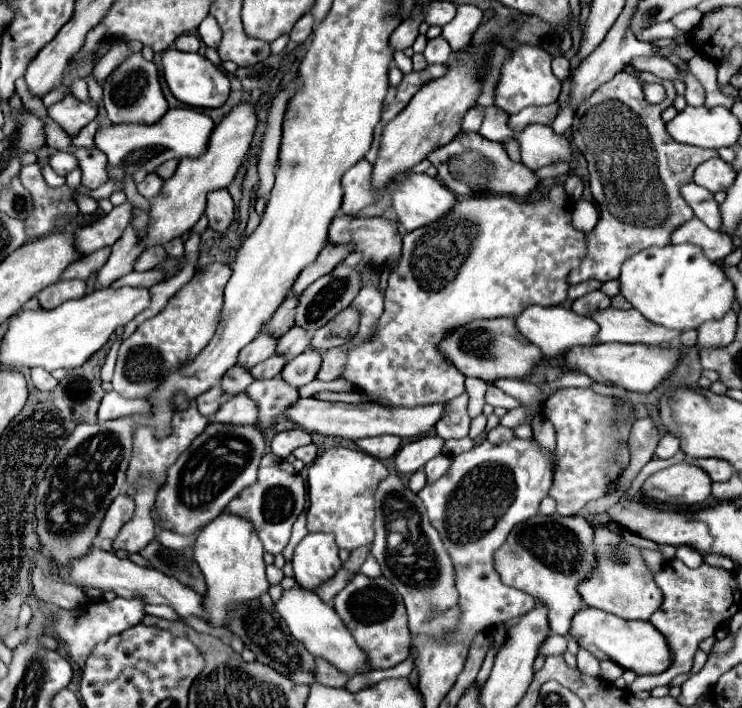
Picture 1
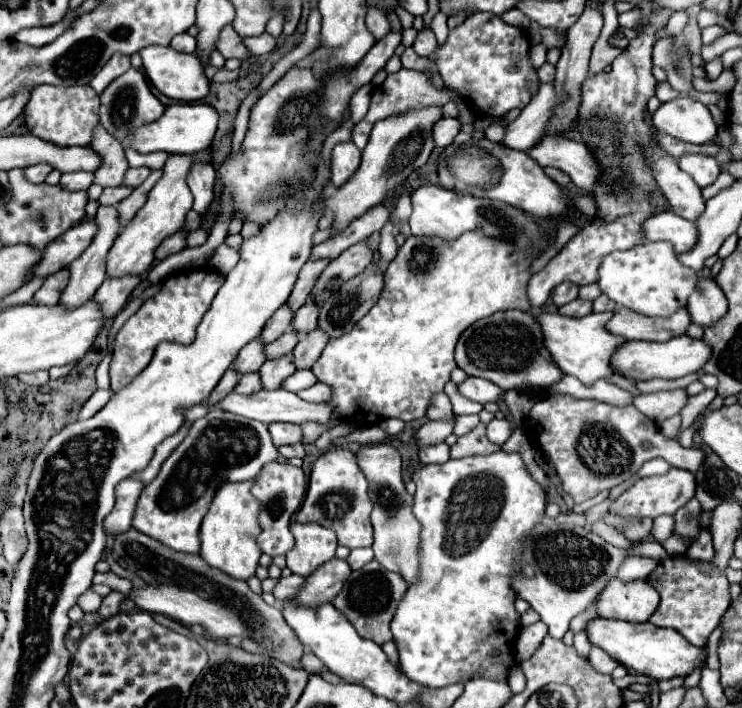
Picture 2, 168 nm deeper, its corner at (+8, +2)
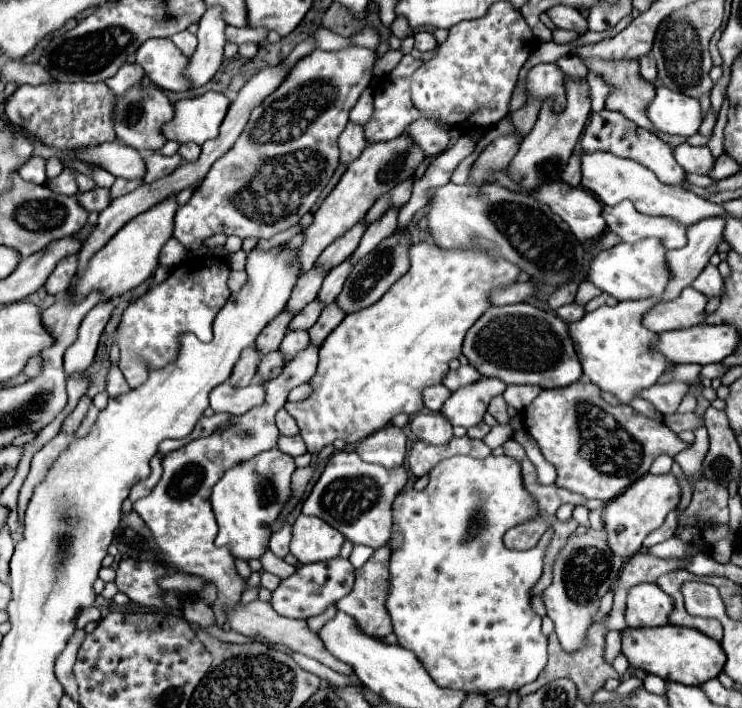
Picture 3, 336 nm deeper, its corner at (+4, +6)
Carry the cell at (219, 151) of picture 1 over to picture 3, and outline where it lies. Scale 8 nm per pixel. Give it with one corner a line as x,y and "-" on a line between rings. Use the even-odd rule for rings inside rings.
166,197
152,209
140,213
132,221
128,221
110,241
104,245
88,263
88,269
78,277
74,285
74,297
82,299
90,291
102,291
106,299
118,297
120,293
126,293
146,281
154,269
158,267
158,255
164,243
172,237
172,227
174,227
174,213
178,209
176,197

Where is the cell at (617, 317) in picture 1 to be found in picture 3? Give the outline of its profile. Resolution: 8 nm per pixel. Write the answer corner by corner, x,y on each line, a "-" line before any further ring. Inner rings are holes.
686,287
676,299
660,301
644,313
642,325
652,333
664,333
672,329
686,329
704,323
706,297
696,289

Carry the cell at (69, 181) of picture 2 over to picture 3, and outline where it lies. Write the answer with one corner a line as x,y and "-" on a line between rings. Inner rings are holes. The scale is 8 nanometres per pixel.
64,167
64,171
46,181
50,189
54,189
56,193
64,193
64,195
76,195
78,193
78,183
76,183
76,171
70,167

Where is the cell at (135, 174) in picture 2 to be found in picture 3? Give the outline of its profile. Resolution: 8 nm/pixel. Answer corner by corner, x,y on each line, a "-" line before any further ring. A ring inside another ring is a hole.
116,179
114,181
114,185
110,187
110,193
112,193
112,199
114,197
120,197
120,195
126,195
126,193
130,193
130,191
134,191
134,189
138,189
142,185
142,181
138,181
138,179

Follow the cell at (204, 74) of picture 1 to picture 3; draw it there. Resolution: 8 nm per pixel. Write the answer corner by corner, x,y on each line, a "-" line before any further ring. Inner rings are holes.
148,39
136,51
136,63
142,65
148,79
166,91
188,91
192,85
186,77
188,57
170,39

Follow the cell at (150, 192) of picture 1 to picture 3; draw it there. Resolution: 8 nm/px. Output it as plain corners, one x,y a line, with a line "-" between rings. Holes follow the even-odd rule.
96,187
88,193
80,193
78,195
84,209
90,209
90,211
102,211
108,203
110,203
110,189
104,189
104,187

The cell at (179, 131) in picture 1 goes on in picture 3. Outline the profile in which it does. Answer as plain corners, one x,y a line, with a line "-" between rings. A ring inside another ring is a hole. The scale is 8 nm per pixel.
208,91
200,97
192,97
192,99
182,99
174,105
176,113
174,117
162,125
162,135
168,139
168,141
176,141
176,143
188,143
188,141
194,141
198,145
204,145
208,139
214,139
218,135
218,127
228,111
228,105
230,105
230,99
222,93
214,93
214,91

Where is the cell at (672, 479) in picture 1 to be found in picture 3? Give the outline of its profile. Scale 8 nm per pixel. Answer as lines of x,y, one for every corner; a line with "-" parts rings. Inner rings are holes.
644,475
638,481
634,481
622,495
612,499
606,509
604,509
604,523
606,523
606,533
608,533
608,545
614,553
620,553
620,557
630,557
634,555
640,547
642,541
648,533
658,529
666,515
674,511
680,503
680,481
672,475

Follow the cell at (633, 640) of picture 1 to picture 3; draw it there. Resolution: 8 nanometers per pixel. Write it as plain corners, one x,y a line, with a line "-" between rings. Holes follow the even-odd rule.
664,625
664,627
636,627
622,631
622,653
626,655
632,669
642,669
644,673
660,675
668,681
678,681
684,685
700,685
706,679
716,677
724,667
724,651
718,641
702,635
690,627

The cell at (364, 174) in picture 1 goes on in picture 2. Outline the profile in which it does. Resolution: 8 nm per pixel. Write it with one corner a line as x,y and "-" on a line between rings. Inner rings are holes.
352,141
338,143
332,151
332,183
334,187
340,187
348,177
354,175
362,161
360,149
352,145

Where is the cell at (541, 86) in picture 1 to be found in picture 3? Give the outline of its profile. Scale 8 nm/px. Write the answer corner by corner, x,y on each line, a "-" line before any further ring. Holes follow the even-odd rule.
506,1
494,3
484,17
460,21
450,29
436,57
412,75
412,101
424,117
438,119
450,127
496,125
508,115
518,73
534,47
536,39
520,11

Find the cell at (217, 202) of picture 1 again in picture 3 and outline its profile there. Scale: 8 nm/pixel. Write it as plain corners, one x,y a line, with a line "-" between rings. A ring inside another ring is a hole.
184,143
184,145
180,145
178,153
180,153
180,157
184,161
196,161
200,157
200,145
196,145
196,143

